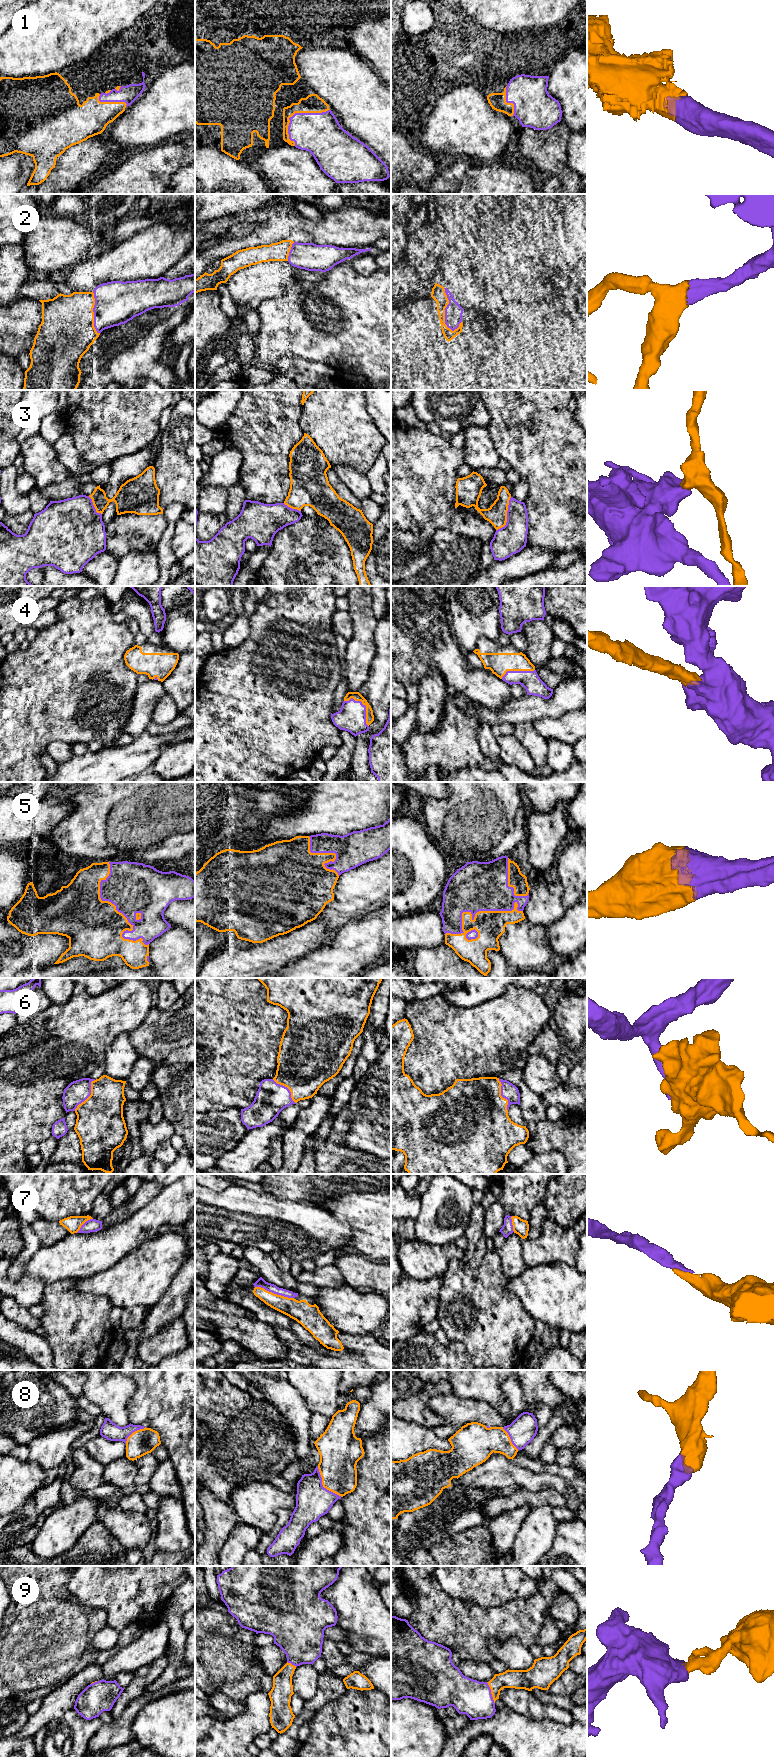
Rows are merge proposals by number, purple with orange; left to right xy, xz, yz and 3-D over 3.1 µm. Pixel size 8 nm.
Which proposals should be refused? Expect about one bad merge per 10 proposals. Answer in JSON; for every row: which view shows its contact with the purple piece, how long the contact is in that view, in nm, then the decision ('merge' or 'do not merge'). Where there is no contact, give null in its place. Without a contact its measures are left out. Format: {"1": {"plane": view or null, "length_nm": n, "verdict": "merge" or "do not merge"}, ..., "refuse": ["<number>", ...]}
{"1": {"plane": "xz", "length_nm": 400, "verdict": "merge"}, "2": {"plane": "yz", "length_nm": 360, "verdict": "merge"}, "3": {"plane": "yz", "length_nm": 300, "verdict": "do not merge"}, "4": {"plane": "xz", "length_nm": 300, "verdict": "merge"}, "5": {"plane": "xy", "length_nm": 750, "verdict": "merge"}, "6": {"plane": "xy", "length_nm": 300, "verdict": "merge"}, "7": {"plane": "xz", "length_nm": 320, "verdict": "merge"}, "8": {"plane": "xz", "length_nm": 320, "verdict": "merge"}, "9": {"plane": "yz", "length_nm": 190, "verdict": "merge"}, "refuse": ["3"]}

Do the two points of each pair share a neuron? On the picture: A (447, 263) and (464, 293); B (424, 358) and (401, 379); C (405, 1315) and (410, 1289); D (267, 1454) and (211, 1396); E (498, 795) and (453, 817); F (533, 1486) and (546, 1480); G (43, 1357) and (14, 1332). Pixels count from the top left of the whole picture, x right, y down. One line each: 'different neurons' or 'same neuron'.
A: same neuron
B: different neurons
C: same neuron
D: same neuron
E: same neuron
F: same neuron
G: same neuron

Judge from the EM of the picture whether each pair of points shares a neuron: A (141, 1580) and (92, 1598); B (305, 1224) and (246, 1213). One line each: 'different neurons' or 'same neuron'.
A: same neuron
B: same neuron

